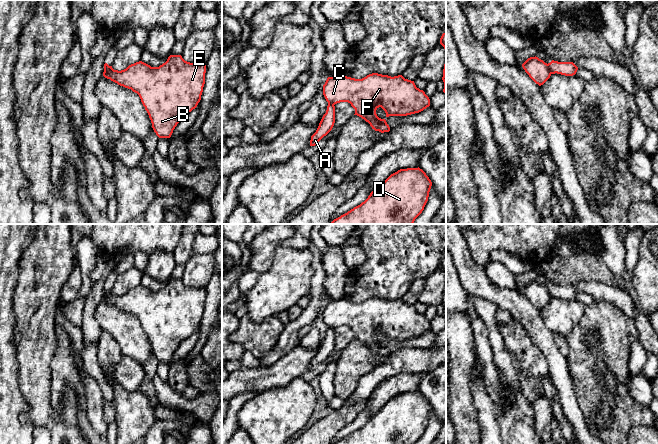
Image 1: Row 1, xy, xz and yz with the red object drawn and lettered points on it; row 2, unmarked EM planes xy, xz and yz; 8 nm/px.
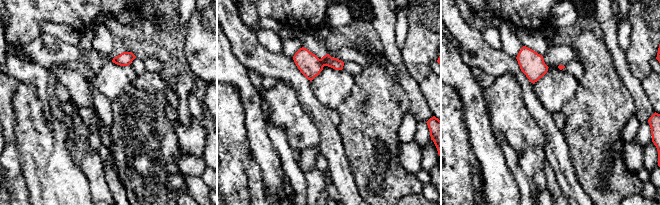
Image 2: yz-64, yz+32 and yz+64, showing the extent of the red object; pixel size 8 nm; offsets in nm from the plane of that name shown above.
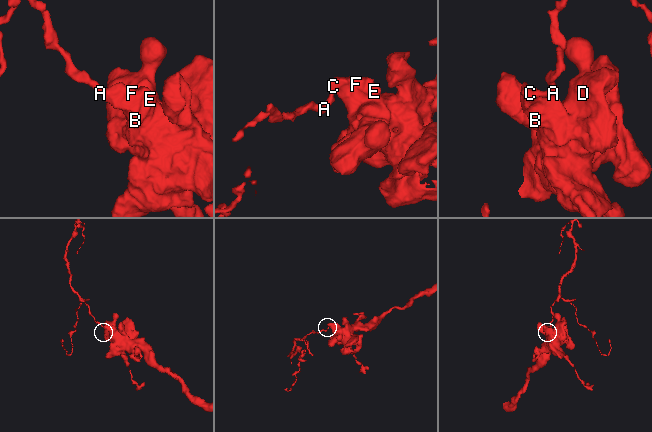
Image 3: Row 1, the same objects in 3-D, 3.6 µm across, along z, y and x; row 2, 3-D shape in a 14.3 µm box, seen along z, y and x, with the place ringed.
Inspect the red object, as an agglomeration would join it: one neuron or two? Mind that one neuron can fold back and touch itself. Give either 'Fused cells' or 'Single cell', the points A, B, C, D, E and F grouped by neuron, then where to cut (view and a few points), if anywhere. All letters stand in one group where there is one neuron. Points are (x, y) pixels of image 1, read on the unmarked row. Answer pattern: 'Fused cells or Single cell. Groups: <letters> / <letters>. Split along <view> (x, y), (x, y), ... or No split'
Fused cells. Groups: A / B C D E F. Split along yz (546, 288), (552, 297)

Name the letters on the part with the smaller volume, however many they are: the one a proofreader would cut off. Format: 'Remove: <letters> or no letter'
Remove: A

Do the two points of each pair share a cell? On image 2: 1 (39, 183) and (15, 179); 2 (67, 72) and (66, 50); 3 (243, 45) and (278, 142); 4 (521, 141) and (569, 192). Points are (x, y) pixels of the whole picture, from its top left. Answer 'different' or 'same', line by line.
1: different
2: different
3: different
4: different

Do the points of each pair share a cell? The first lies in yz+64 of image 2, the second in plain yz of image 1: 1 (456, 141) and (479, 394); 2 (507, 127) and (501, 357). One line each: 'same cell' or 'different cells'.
1: different cells
2: different cells

